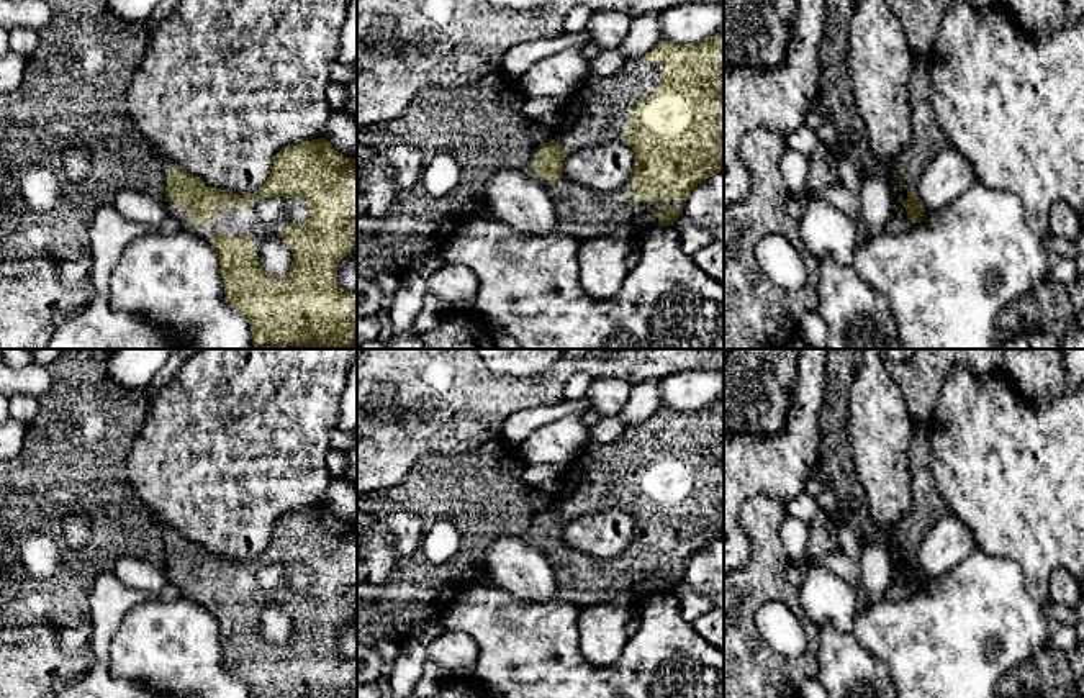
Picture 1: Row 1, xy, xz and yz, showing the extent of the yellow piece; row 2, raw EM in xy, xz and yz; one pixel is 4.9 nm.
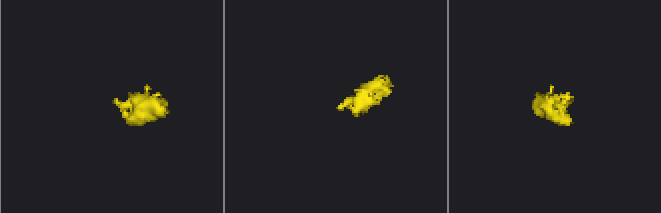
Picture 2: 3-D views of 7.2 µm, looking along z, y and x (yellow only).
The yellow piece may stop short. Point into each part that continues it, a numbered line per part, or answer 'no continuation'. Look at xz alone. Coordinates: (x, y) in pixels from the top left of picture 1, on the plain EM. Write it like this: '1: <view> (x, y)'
1: xz (595, 480)
2: xz (582, 579)

